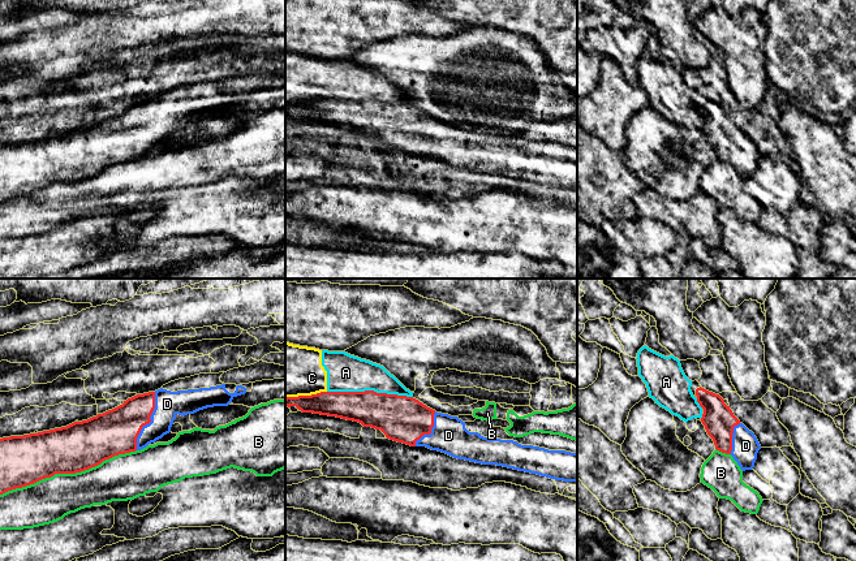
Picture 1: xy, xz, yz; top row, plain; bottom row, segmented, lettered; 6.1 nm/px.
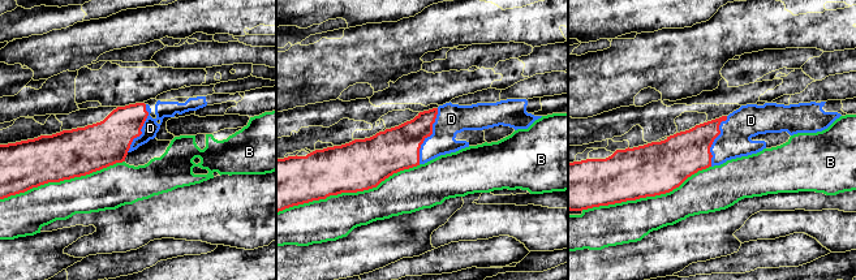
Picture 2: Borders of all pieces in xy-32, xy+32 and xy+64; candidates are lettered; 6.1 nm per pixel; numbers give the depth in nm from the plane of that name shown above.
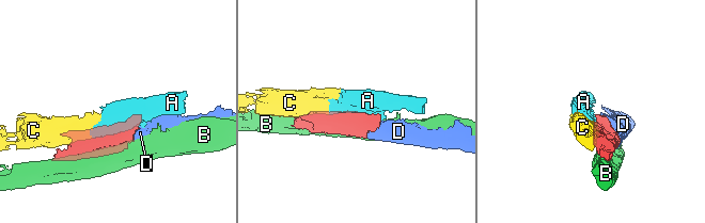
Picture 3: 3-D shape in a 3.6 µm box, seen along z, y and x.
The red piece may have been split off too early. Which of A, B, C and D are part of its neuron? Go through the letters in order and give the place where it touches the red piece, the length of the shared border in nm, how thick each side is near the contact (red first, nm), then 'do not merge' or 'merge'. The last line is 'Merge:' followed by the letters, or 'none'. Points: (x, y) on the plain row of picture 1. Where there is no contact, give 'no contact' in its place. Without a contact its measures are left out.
A: xz (370, 99) | 550 nm | 280/240 nm | do not merge
B: xy (68, 181) | 900 nm | 300/280 nm | do not merge
C: xz (305, 104) | 260 nm | 170/340 nm | do not merge
D: xy (149, 130) | 380 nm | 280/160 nm | merge
Merge: D

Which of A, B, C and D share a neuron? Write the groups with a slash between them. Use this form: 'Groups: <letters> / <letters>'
Groups: A C / B / D

